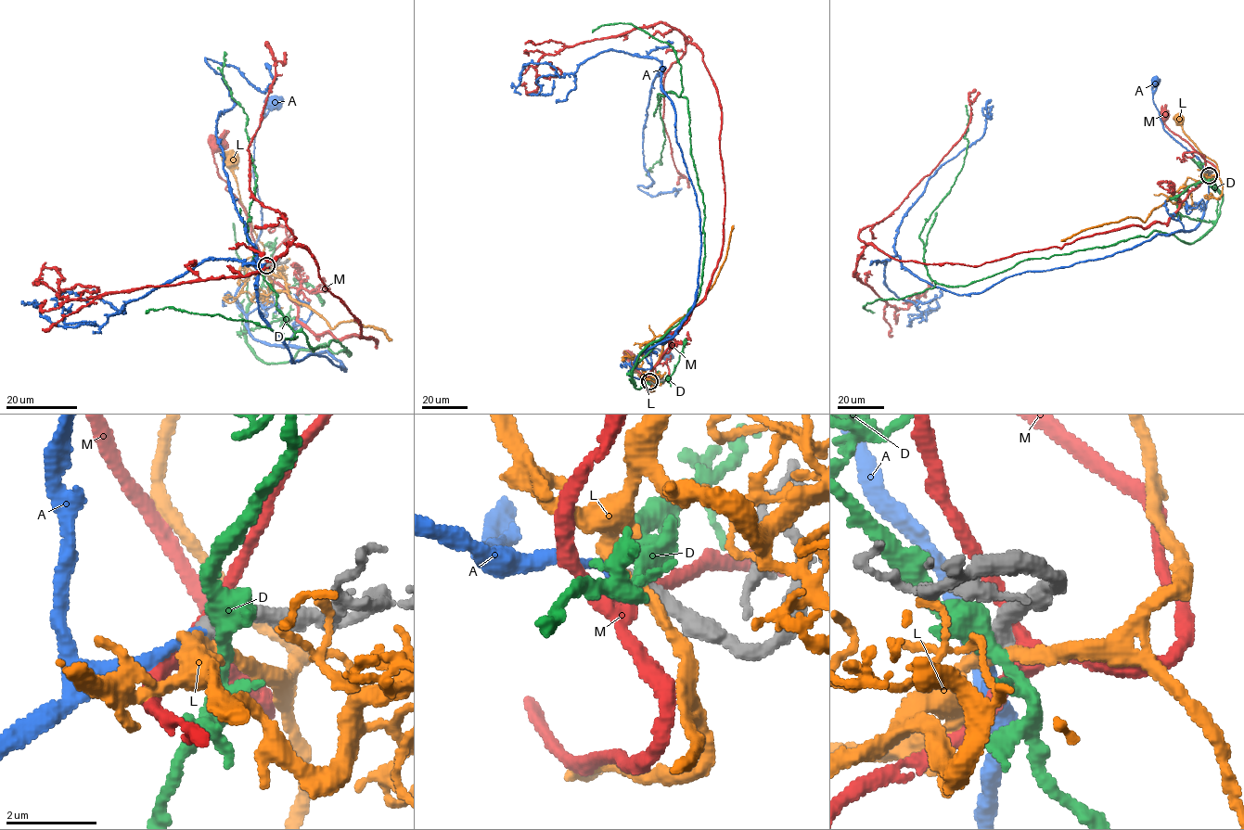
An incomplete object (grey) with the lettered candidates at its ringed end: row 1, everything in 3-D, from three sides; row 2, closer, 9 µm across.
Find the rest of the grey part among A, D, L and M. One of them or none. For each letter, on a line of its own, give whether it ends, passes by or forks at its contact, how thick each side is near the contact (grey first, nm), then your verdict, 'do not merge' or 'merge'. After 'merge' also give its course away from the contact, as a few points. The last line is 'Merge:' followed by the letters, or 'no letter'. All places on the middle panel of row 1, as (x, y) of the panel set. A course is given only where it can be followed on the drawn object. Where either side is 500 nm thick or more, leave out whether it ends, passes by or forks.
A: it ends; calibres 460 and 240 nm; merge; course (649, 382), (643, 380), (649, 374), (650, 351), (657, 348), (666, 355)
D: calibres 550 and 400 nm; do not merge
L: it passes by; calibres 480 and 300 nm; do not merge
M: calibres 500 and 280 nm; do not merge
Merge: A

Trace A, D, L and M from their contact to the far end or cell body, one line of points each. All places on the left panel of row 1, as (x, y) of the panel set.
A: (266, 265), (255, 264), (256, 240), (262, 230), (254, 173), (253, 138), (273, 104)
D: (268, 264), (246, 315), (253, 353), (351, 355), (331, 339), (313, 351), (254, 261), (257, 177), (224, 51)
L: (267, 266), (274, 269), (264, 257), (263, 245), (243, 205), (229, 159)
M: (267, 265), (258, 249), (244, 208), (225, 188), (227, 184), (218, 173), (213, 158), (217, 144)

